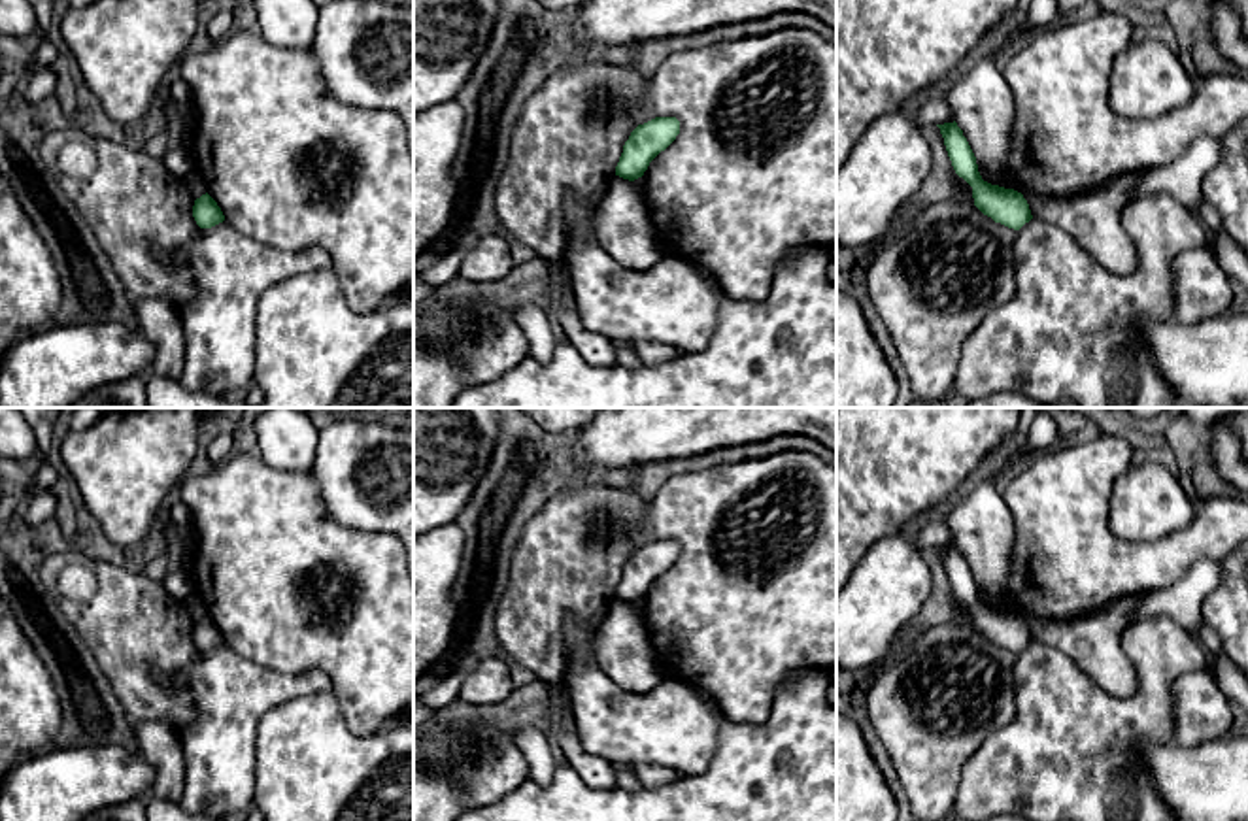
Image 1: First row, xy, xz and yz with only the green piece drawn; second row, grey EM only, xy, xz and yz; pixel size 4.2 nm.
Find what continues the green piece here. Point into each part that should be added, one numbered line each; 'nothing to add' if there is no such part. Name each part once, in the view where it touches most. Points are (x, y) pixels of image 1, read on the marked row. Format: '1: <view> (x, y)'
nothing to add

